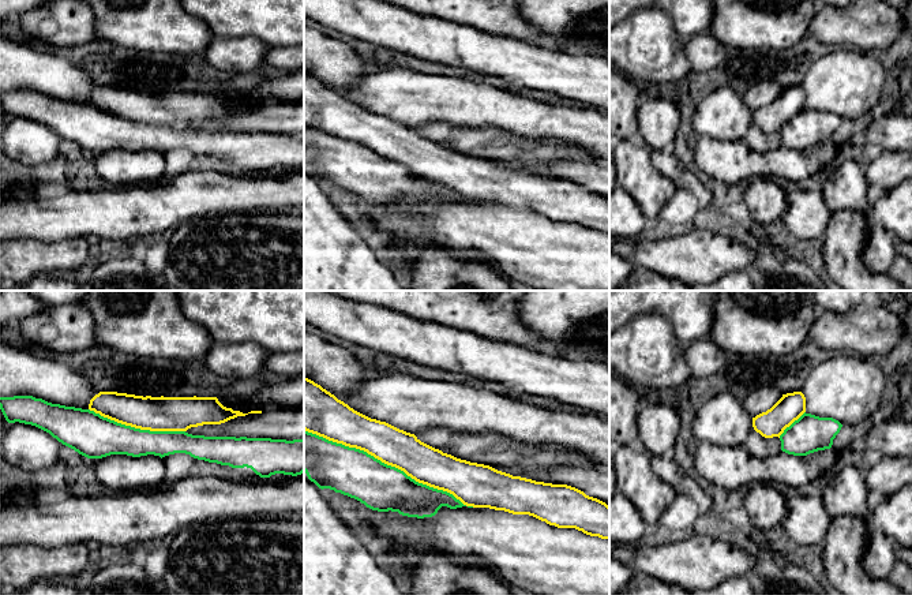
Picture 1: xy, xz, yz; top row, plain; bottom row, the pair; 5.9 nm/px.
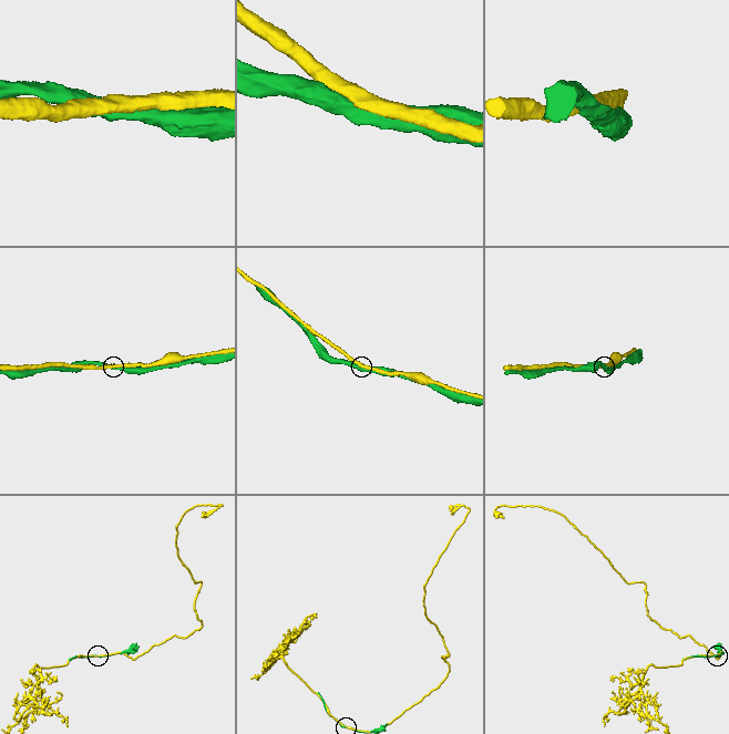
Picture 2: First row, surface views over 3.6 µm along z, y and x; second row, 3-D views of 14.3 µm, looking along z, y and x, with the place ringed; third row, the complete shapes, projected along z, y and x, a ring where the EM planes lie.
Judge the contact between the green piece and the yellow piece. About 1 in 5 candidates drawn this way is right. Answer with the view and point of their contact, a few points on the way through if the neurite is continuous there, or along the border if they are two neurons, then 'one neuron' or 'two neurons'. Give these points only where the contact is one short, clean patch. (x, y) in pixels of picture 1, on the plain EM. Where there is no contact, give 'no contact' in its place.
contact xz (389, 160); two neurons

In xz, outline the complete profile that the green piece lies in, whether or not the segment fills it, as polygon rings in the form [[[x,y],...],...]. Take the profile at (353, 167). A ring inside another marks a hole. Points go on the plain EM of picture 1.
[[[304,124],[304,166],[319,183],[330,183],[378,206],[432,212],[442,201],[466,201],[453,188],[419,177],[364,145]]]

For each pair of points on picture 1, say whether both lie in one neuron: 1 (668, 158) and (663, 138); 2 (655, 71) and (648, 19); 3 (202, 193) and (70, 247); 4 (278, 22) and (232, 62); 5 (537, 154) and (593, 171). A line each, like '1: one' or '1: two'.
1: two
2: one
3: two
4: two
5: two

